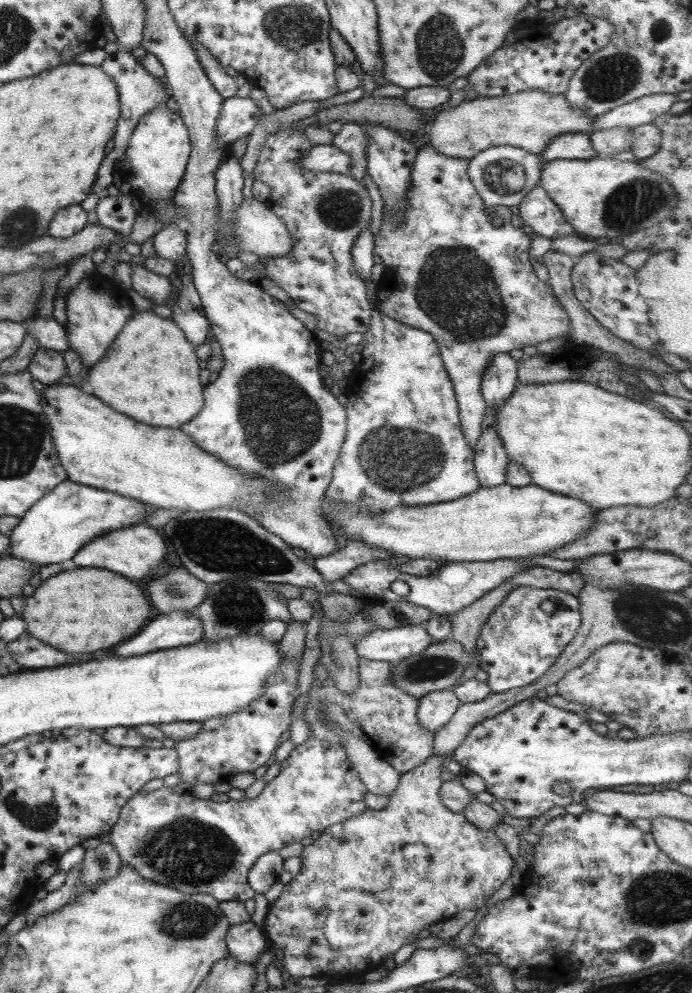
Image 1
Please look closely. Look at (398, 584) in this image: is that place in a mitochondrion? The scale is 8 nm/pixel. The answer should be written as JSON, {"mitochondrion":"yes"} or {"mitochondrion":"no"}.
{"mitochondrion":"no"}

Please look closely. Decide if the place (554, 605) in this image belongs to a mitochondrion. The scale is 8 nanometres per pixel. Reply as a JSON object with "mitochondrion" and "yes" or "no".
{"mitochondrion":"yes"}

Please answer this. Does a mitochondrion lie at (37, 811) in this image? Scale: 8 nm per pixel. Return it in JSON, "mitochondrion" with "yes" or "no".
{"mitochondrion":"yes"}

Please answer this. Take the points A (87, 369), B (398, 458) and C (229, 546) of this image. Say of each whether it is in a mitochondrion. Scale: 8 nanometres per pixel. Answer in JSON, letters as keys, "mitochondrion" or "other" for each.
{"A":"other","B":"mitochondrion","C":"mitochondrion"}

